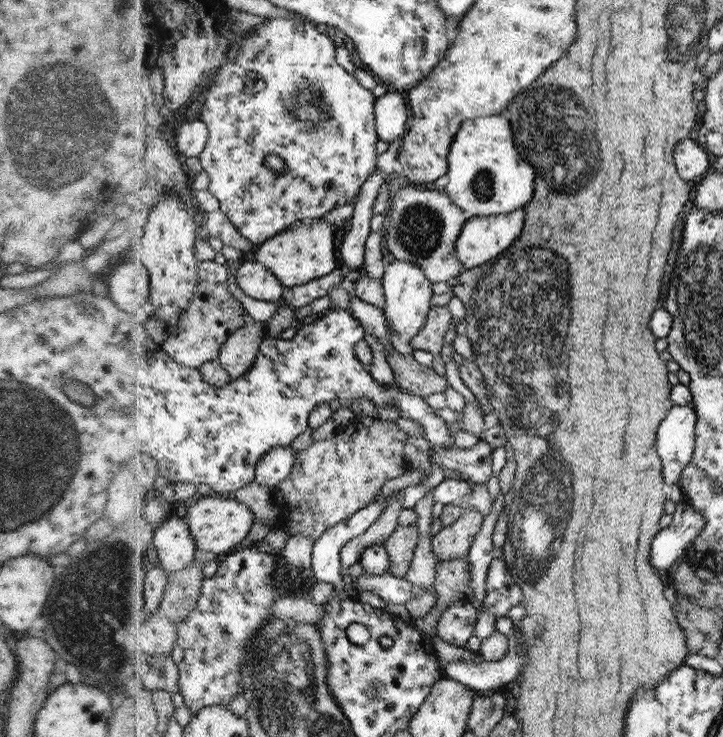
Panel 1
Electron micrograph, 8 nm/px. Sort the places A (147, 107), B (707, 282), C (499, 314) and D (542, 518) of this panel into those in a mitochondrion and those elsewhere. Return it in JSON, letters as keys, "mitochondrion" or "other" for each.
{"A":"other","B":"mitochondrion","C":"mitochondrion","D":"mitochondrion"}

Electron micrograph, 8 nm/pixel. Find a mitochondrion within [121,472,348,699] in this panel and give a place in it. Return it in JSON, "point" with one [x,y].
{"point":[230,656]}

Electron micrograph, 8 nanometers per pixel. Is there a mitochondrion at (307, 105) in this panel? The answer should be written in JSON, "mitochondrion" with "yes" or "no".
{"mitochondrion":"yes"}

